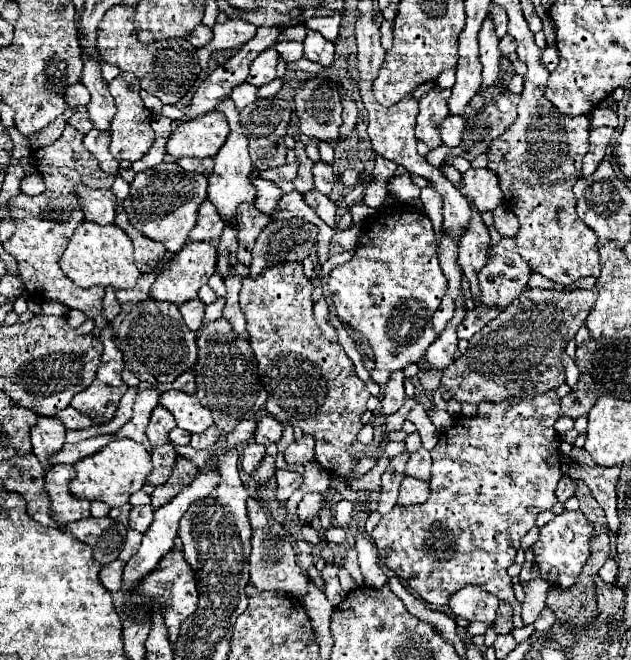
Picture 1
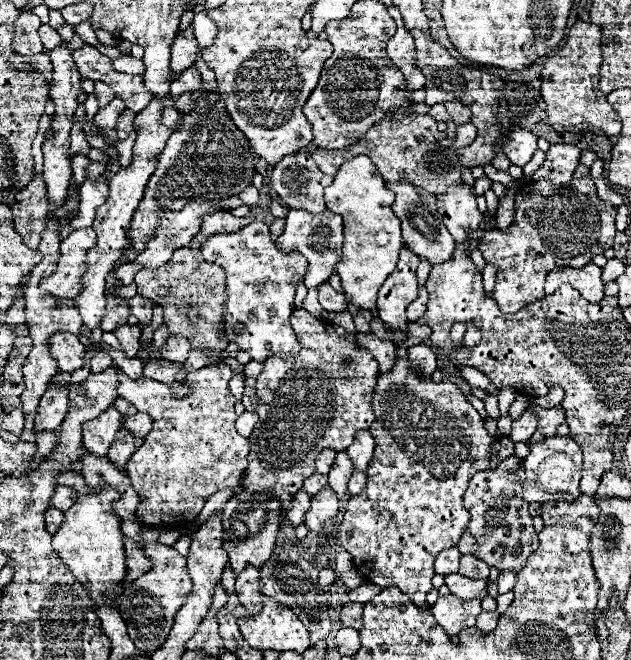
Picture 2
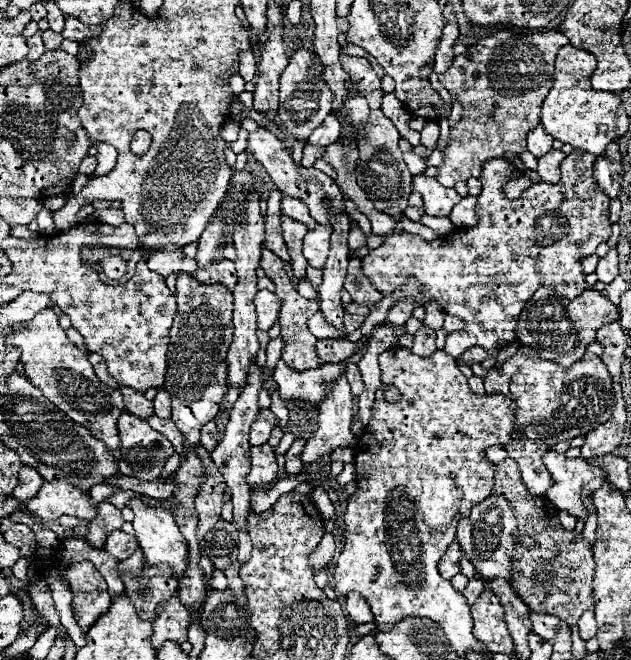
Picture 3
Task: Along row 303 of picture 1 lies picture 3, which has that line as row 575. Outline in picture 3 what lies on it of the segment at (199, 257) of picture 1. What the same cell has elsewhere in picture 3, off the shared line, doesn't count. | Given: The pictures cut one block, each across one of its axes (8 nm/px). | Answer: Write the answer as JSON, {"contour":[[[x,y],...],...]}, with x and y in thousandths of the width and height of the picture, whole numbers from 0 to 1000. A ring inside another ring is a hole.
{"contour":[[[219,755],[203,758],[200,767],[206,767],[209,776],[212,776],[209,794],[212,794],[212,803],[216,803],[216,815],[222,821],[222,827],[228,830],[231,852],[238,858],[250,858],[254,852],[266,855],[276,876],[285,882],[285,876],[292,876],[292,864],[298,864],[298,821],[285,809],[285,800],[279,794],[276,782],[260,770],[238,770],[228,761],[222,761]]]}

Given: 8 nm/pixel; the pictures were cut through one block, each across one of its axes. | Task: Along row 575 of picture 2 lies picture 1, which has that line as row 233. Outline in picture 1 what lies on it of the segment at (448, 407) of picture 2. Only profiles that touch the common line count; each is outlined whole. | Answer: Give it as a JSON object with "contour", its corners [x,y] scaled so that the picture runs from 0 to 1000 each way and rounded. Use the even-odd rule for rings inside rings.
{"contour":[[[647,309],[615,312],[586,327],[571,342],[571,364],[564,370],[558,394],[532,403],[520,415],[520,442],[532,464],[532,476],[564,503],[571,503],[593,530],[596,561],[590,561],[586,570],[599,582],[612,582],[618,564],[640,561],[647,552],[662,548],[675,536],[678,524],[691,515],[691,506],[685,500],[685,476],[694,470],[707,436],[707,418],[694,403],[685,336],[672,321],[656,318]]]}

